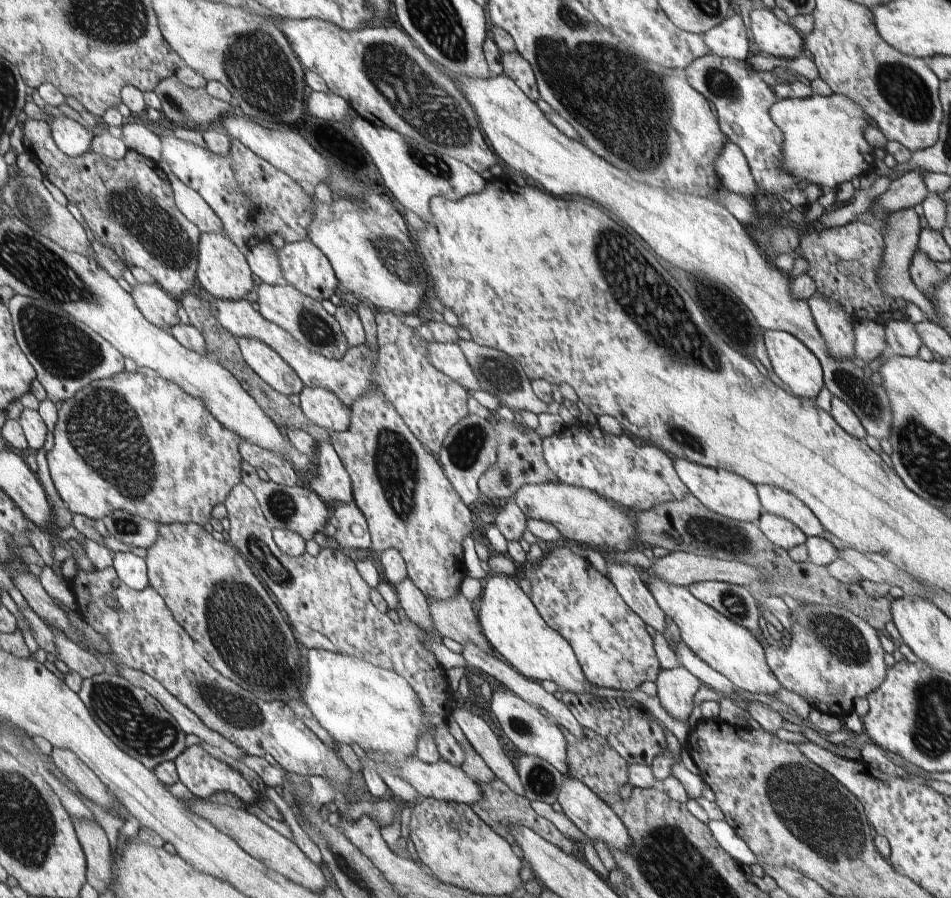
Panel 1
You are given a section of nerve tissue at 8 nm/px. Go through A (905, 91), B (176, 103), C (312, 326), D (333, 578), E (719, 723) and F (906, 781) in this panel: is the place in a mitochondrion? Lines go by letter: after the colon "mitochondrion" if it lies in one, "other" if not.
A: mitochondrion
B: mitochondrion
C: mitochondrion
D: other
E: other
F: other

